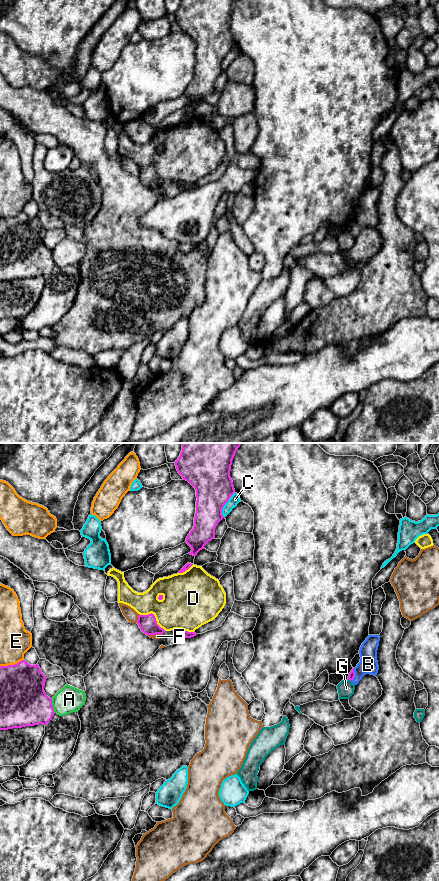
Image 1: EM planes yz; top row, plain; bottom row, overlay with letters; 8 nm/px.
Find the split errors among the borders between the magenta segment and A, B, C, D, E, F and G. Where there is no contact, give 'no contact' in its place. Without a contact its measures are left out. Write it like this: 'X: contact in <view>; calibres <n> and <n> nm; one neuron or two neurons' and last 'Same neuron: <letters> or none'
A: contact in yz; calibres 380 and 220 nm; two neurons
B: contact in yz; calibres 50 and 150 nm; one neuron
C: contact in yz; calibres 320 and 80 nm; two neurons
D: contact in yz; calibres 140 and 360 nm; two neurons
E: contact in yz; calibres 360 and 240 nm; two neurons
F: contact in yz; calibres 140 and 100 nm; two neurons
G: contact in yz; calibres 50 and 130 nm; two neurons
Same neuron: B

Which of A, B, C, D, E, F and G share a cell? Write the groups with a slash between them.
A / B / C / D / E / F / G

